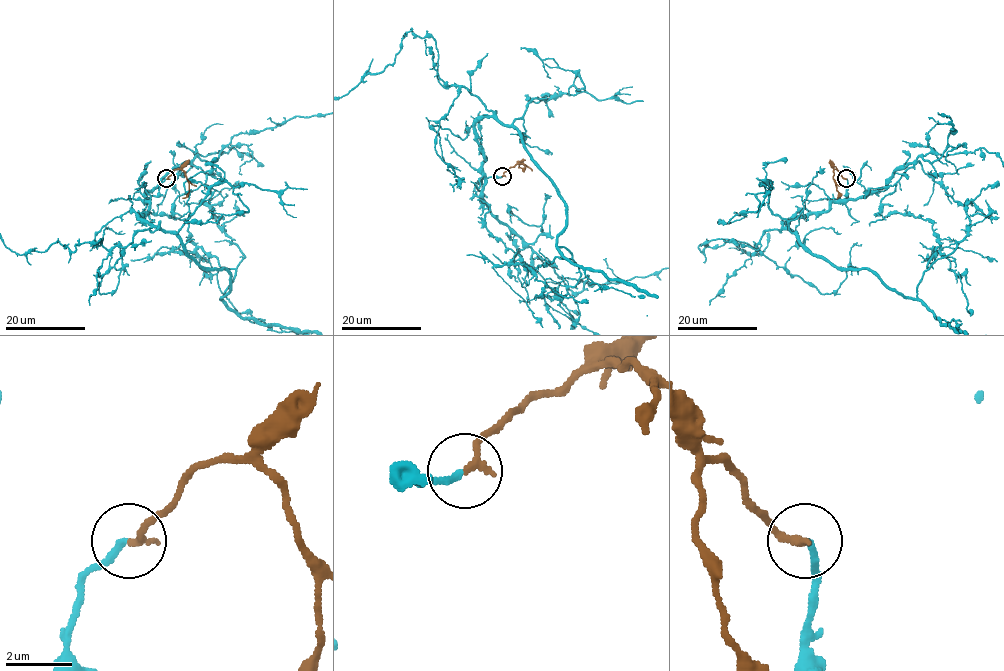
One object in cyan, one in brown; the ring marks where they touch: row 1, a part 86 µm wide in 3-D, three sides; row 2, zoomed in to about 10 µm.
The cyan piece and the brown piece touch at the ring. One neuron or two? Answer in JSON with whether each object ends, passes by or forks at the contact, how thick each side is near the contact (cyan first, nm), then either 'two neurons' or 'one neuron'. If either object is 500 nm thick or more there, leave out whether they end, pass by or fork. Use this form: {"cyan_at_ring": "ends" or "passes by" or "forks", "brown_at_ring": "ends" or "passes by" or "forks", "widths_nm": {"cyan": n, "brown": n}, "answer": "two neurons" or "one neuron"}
{"cyan_at_ring": "ends", "brown_at_ring": "ends", "widths_nm": {"cyan": 200, "brown": 240}, "answer": "one neuron"}

